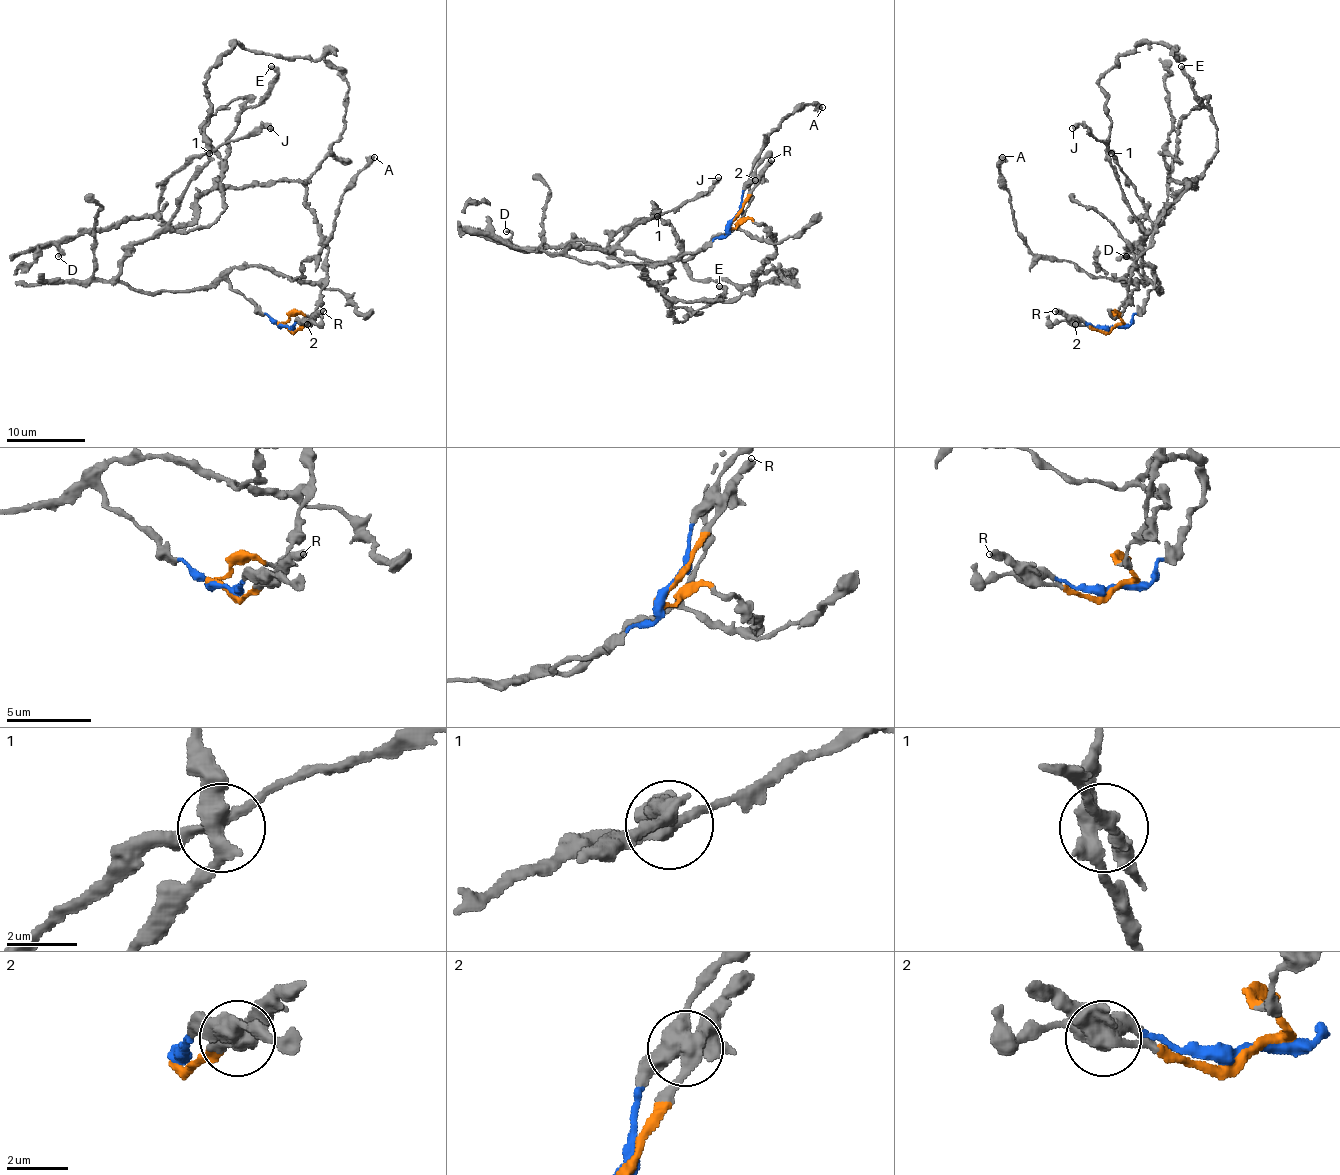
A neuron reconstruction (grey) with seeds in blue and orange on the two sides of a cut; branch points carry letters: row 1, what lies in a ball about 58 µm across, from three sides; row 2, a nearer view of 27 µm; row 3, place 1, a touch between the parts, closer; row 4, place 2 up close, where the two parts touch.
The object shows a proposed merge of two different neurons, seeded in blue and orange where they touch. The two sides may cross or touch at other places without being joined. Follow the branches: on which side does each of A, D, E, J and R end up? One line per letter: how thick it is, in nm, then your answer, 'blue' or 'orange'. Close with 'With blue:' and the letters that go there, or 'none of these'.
A: 550 nm thick; blue
D: 280 nm thick; orange
E: 400 nm thick; orange
J: 500 nm thick; orange
R: 440 nm thick; orange
With blue: A

